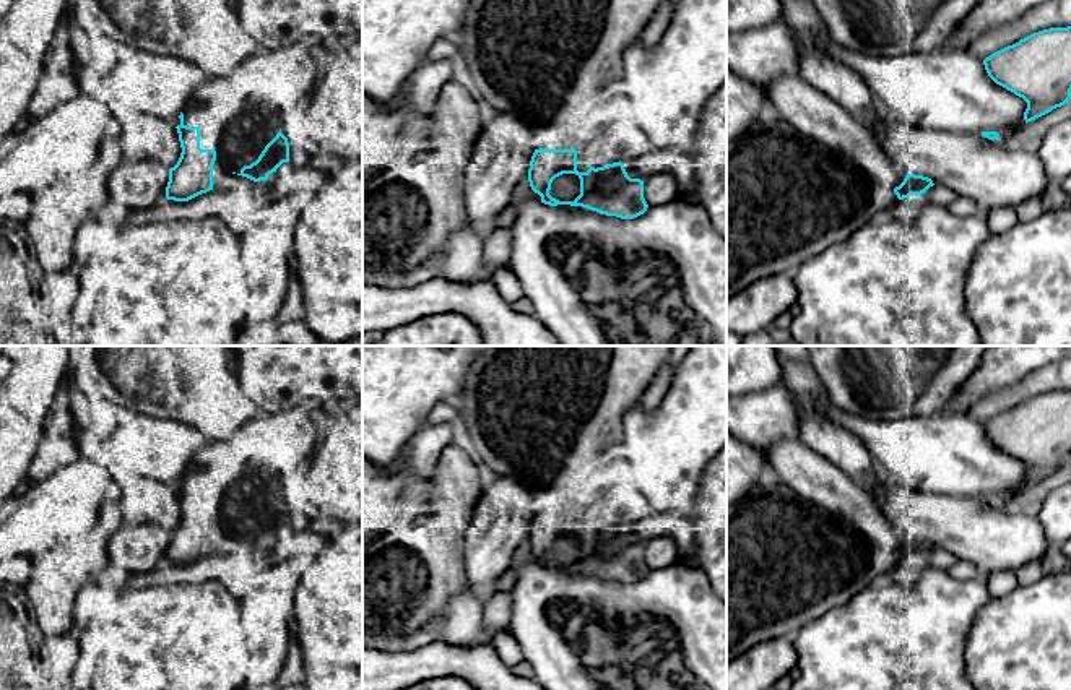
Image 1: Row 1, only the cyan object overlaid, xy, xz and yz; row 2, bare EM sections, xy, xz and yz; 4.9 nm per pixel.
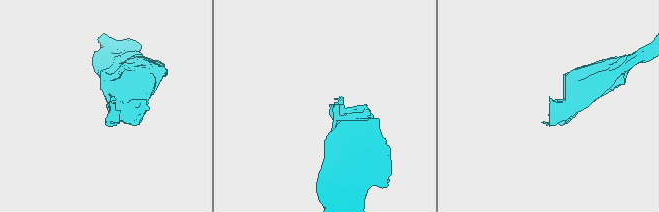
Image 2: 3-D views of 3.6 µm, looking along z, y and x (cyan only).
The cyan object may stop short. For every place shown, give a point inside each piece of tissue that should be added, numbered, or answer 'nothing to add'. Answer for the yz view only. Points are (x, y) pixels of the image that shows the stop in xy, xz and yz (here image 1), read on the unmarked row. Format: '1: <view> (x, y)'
1: yz (789, 562)

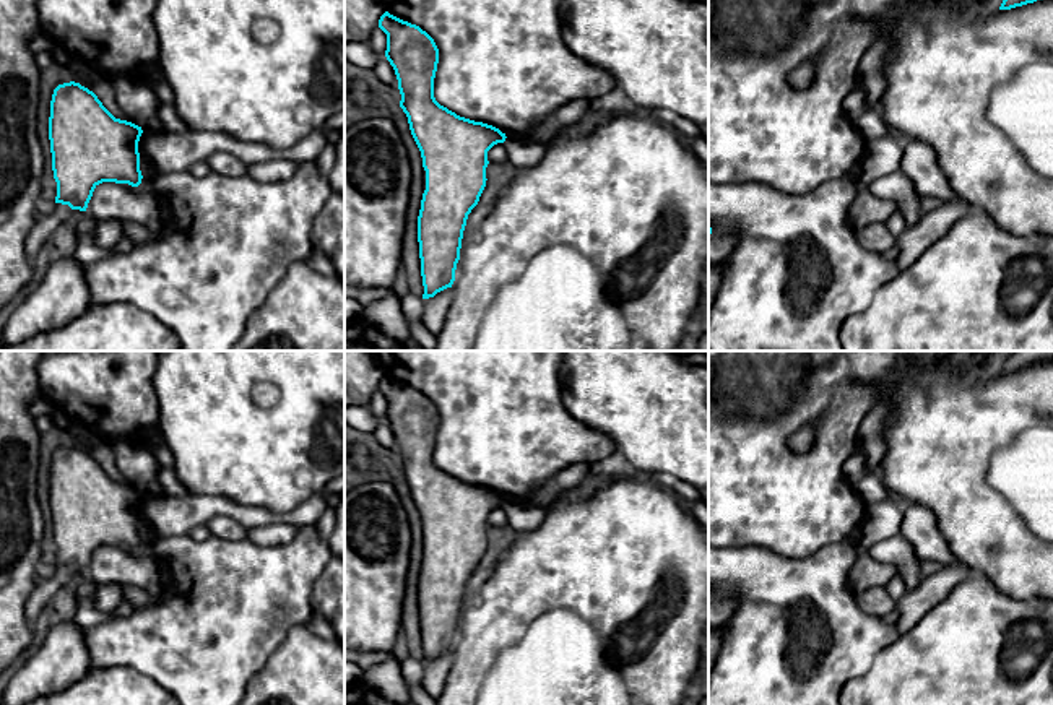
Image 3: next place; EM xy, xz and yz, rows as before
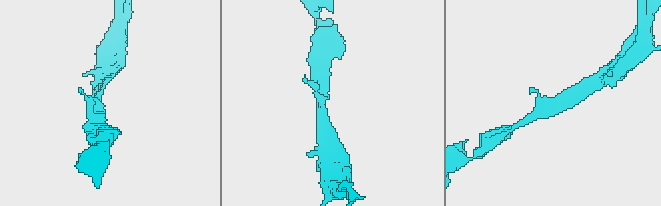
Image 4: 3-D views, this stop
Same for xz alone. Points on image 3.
nothing to add

